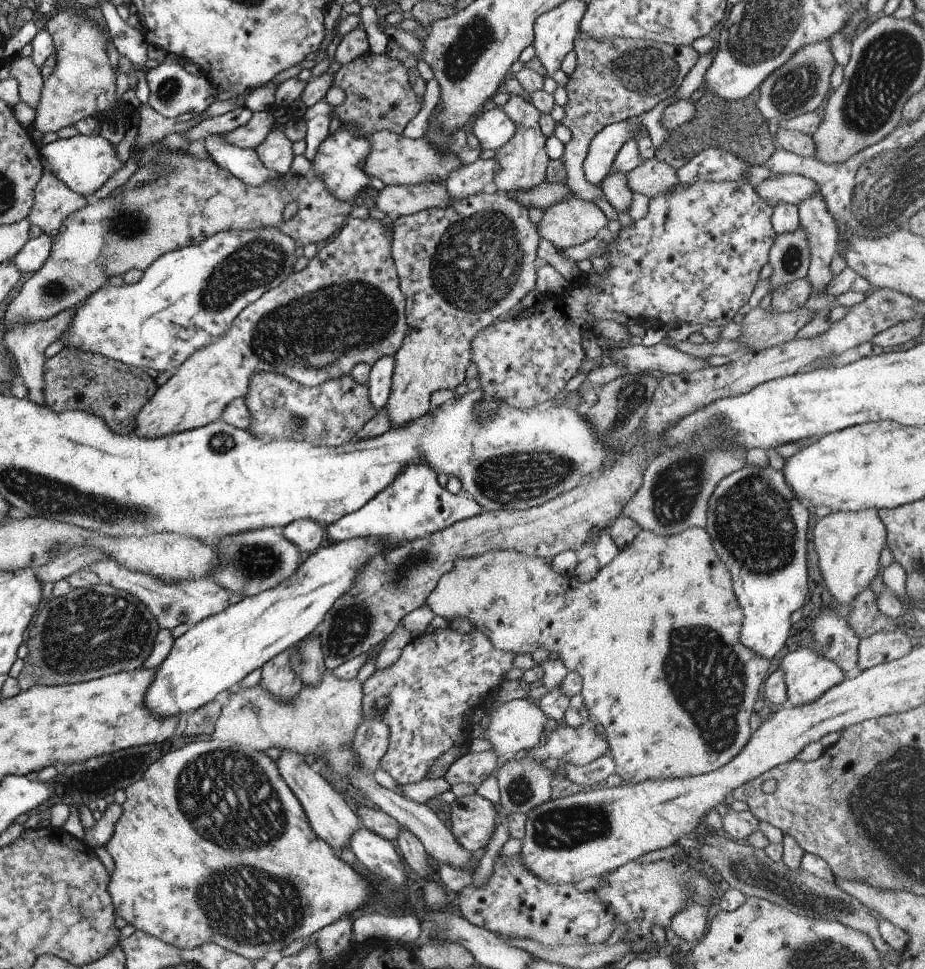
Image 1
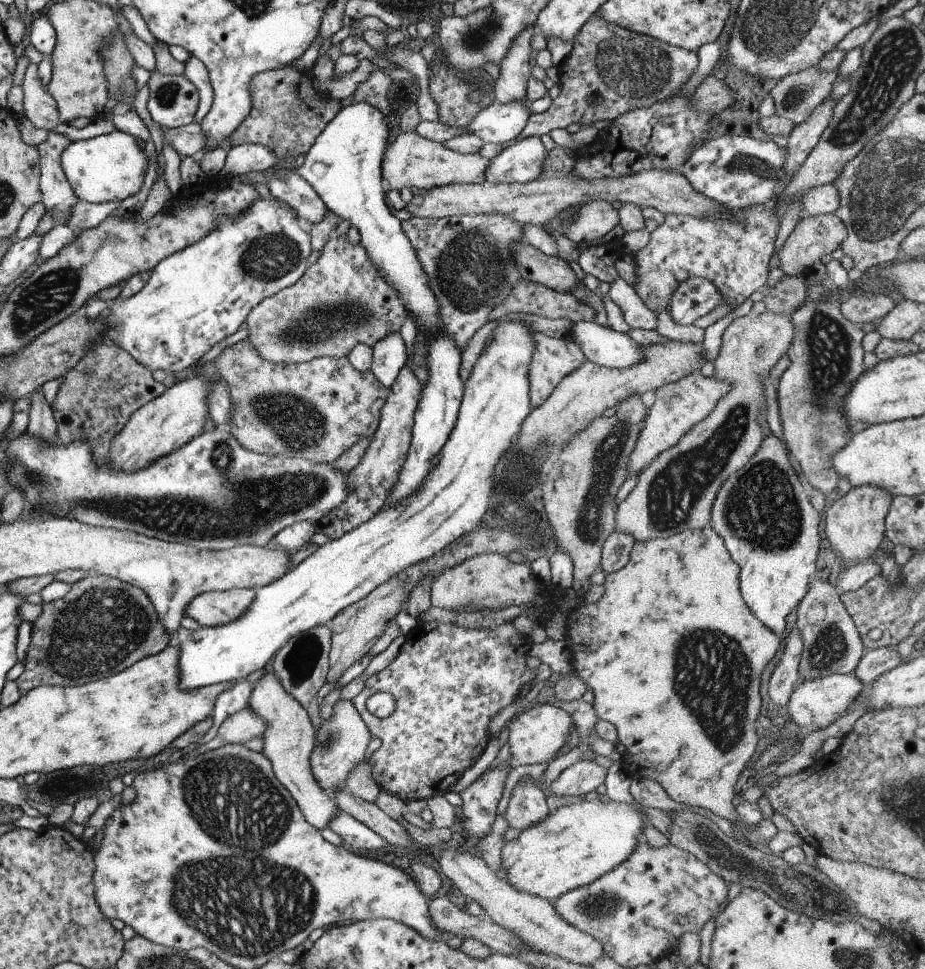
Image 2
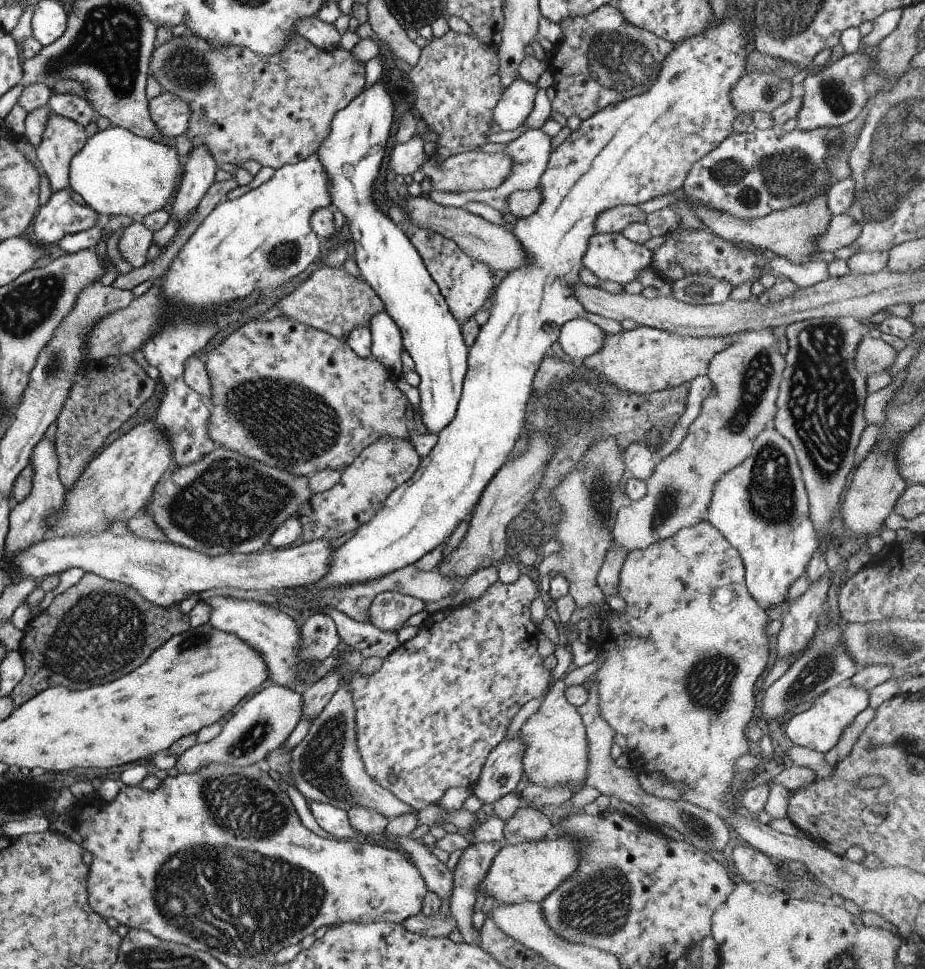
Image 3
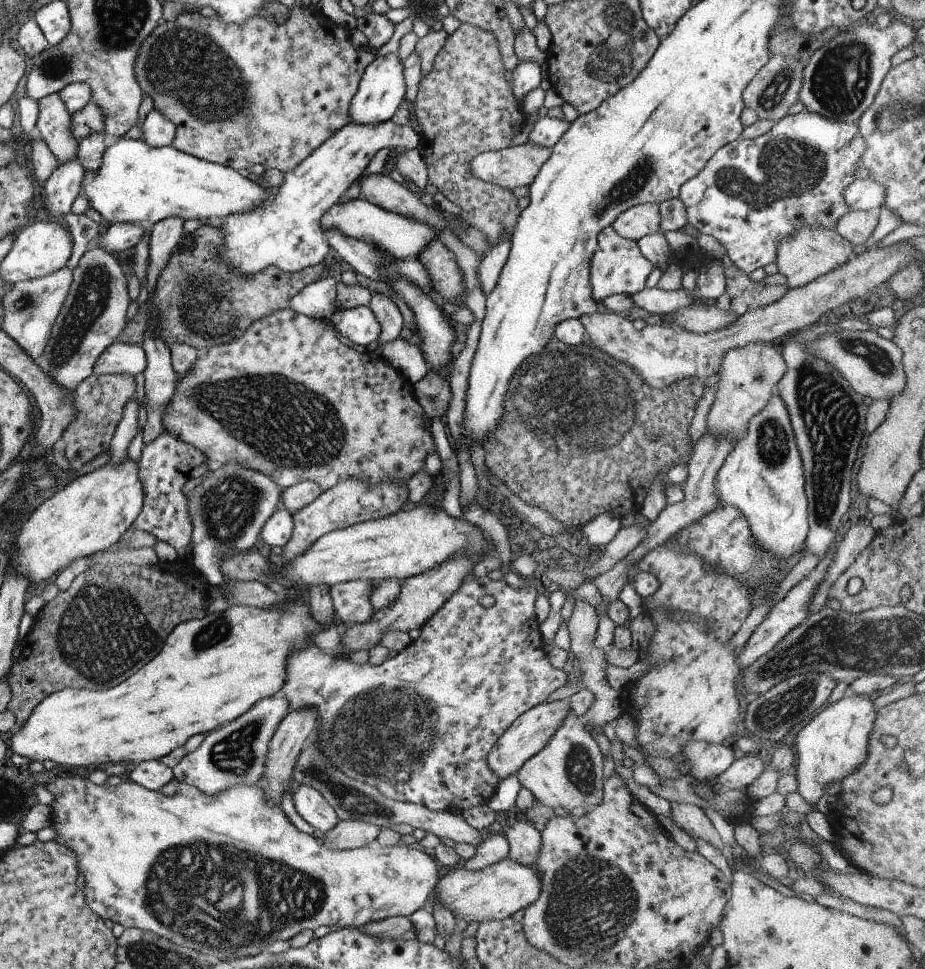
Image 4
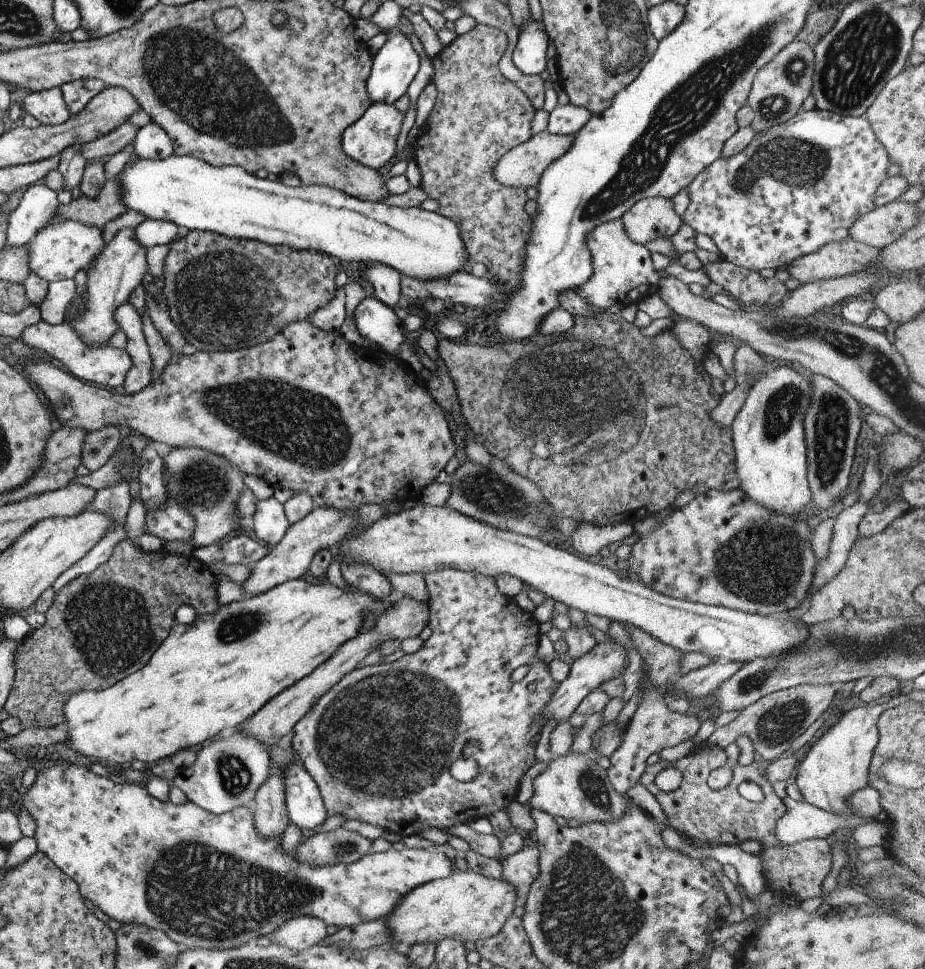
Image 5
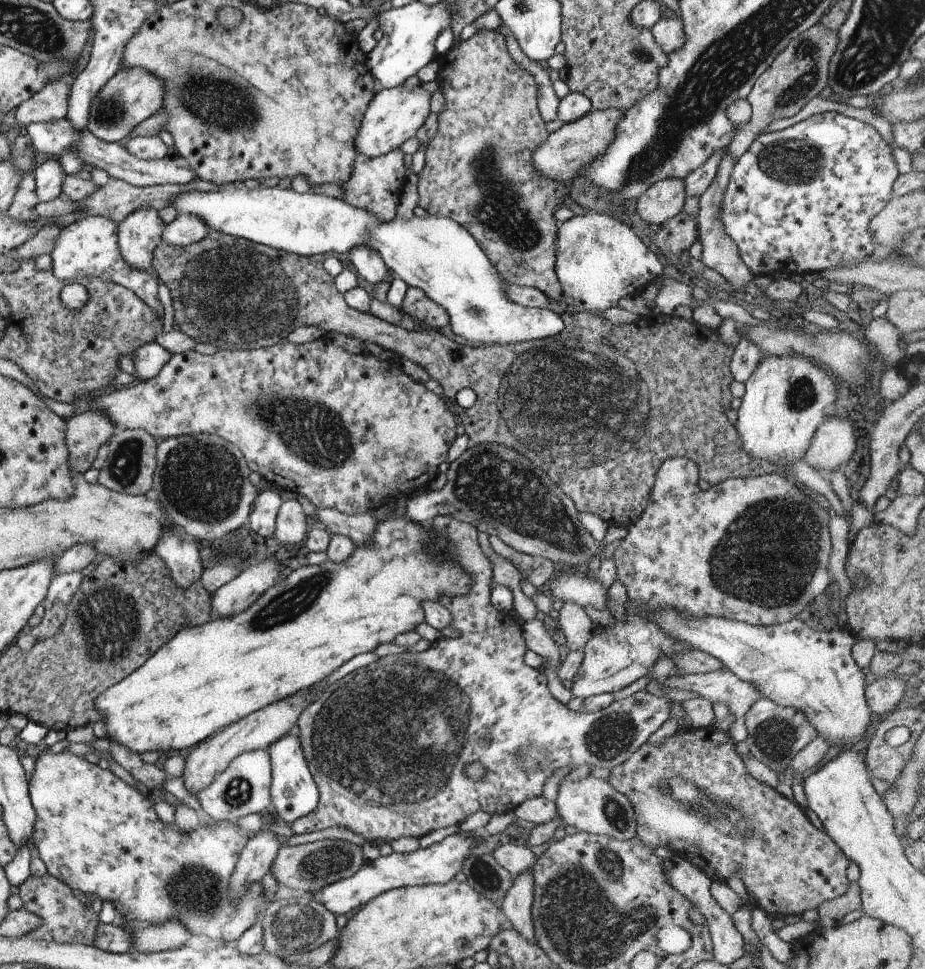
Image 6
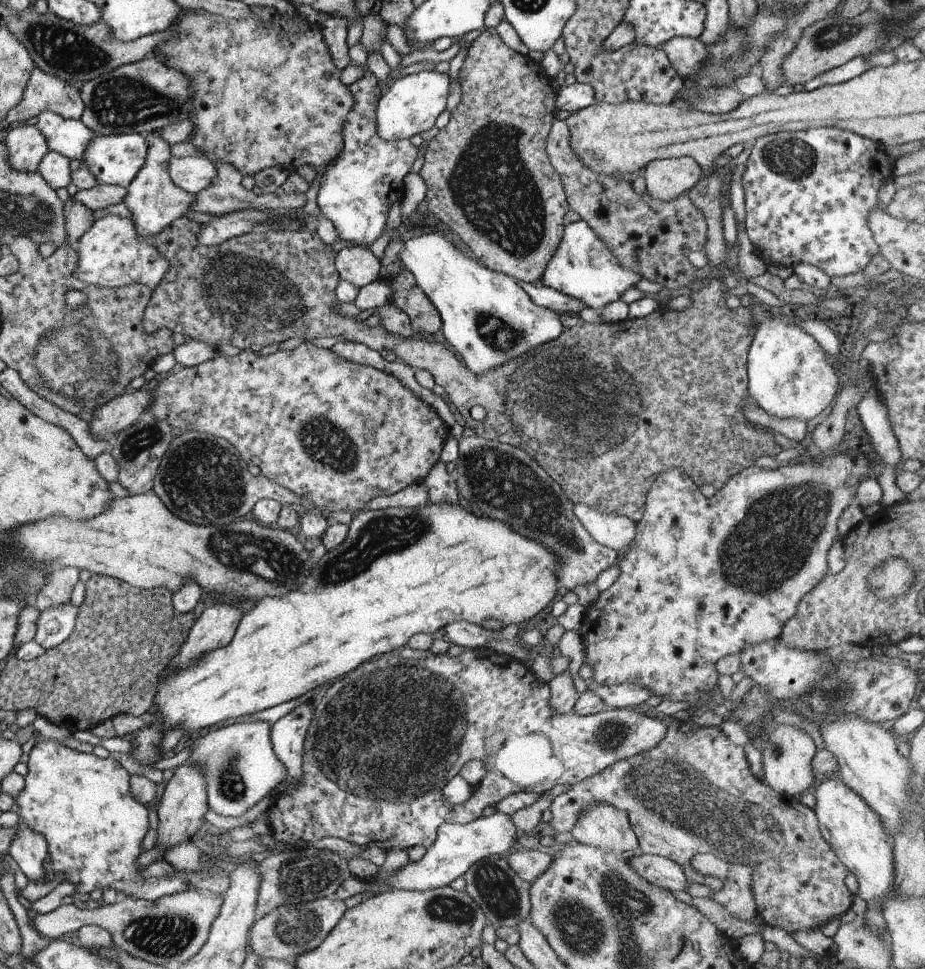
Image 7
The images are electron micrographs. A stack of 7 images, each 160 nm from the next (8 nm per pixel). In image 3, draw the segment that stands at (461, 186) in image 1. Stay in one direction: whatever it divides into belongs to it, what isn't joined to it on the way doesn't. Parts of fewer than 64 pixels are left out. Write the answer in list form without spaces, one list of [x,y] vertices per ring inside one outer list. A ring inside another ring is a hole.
[[[533,129],[523,132],[519,138],[507,143],[503,154],[507,154],[507,156],[511,158],[511,174],[495,189],[460,193],[446,193],[433,190],[429,193],[429,199],[439,206],[454,208],[460,208],[467,202],[487,204],[487,206],[490,206],[493,210],[497,210],[497,212],[501,213],[505,220],[505,224],[502,226],[503,229],[507,230],[507,232],[512,232],[517,218],[511,215],[507,210],[507,196],[509,196],[511,192],[535,189],[539,185],[539,178],[541,178],[541,174],[545,172],[547,162],[549,162],[549,154],[551,154],[550,140],[551,138],[547,136],[545,132],[542,132],[540,129]]]

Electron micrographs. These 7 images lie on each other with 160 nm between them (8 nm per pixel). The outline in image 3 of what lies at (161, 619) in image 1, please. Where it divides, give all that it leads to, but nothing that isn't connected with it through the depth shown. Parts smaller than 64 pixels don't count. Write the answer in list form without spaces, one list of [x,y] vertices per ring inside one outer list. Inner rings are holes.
[[[211,596],[211,598],[206,598],[203,601],[210,607],[207,624],[213,626],[215,630],[237,636],[237,639],[245,642],[249,648],[255,650],[265,662],[269,683],[302,694],[309,689],[313,682],[319,680],[321,676],[325,676],[333,668],[335,663],[333,655],[317,662],[317,666],[315,666],[315,662],[311,662],[311,664],[301,662],[297,658],[297,648],[301,646],[300,628],[297,628],[297,624],[287,614],[270,608],[269,604],[229,596]]]

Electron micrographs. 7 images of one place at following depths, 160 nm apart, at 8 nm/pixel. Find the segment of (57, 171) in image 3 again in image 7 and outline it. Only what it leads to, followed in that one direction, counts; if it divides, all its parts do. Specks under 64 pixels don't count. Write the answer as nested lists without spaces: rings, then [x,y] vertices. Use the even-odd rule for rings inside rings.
[[[34,66],[19,102],[5,113],[4,119],[7,124],[22,124],[41,111],[51,111],[61,118],[77,120],[83,109],[79,88]]]

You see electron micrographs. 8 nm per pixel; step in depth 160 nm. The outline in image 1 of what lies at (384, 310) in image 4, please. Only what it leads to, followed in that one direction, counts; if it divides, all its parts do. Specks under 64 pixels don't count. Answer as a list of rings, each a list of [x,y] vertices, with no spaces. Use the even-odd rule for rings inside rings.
[[[394,355],[379,357],[371,366],[368,374],[368,399],[377,411],[385,406],[390,393],[390,384],[394,369]]]

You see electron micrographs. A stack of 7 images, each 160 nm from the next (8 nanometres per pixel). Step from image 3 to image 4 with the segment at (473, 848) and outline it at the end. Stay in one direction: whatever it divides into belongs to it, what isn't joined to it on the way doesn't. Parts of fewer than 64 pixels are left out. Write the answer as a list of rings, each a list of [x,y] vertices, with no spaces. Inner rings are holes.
[[[493,834],[481,841],[476,847],[475,854],[471,859],[460,862],[459,865],[469,870],[481,870],[488,865],[499,862],[508,856],[508,842],[501,834]]]

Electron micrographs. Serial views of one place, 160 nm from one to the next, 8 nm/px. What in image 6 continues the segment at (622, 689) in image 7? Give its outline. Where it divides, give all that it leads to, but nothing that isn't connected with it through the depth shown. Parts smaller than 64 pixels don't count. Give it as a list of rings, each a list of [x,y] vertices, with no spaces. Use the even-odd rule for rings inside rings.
[[[720,670],[708,673],[670,675],[657,683],[660,687],[697,692],[700,694],[699,697],[703,697],[711,704],[721,701],[728,710],[735,713],[735,718],[744,716],[744,712],[760,698],[759,692],[751,683],[739,680],[731,672]]]

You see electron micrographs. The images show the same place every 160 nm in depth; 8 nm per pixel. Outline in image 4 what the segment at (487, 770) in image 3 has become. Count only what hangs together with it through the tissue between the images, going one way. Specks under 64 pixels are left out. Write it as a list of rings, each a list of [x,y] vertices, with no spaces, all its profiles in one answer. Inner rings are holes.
[[[560,699],[552,702],[539,703],[523,714],[520,714],[497,739],[497,742],[487,753],[488,767],[502,781],[505,777],[517,772],[521,765],[537,751],[540,751],[550,740],[553,733],[558,729],[564,718],[570,713],[568,700]]]

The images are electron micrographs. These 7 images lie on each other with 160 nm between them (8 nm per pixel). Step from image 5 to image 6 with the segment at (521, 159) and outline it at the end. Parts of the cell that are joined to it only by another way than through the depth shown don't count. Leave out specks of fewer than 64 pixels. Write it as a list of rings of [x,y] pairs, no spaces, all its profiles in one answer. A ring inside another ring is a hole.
[[[591,109],[573,122],[568,122],[552,133],[548,134],[537,150],[533,151],[531,166],[536,173],[549,177],[554,181],[570,182],[578,171],[583,171],[614,139],[614,127],[621,120],[625,109]]]

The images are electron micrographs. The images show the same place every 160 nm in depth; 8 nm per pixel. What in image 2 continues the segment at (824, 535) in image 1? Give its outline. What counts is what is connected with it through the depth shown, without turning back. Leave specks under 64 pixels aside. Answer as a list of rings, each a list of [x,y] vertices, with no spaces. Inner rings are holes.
[[[861,485],[851,487],[844,496],[834,500],[825,512],[826,539],[833,550],[840,555],[841,566],[848,567],[855,560],[867,558],[879,548],[879,542],[884,536],[884,518],[890,507],[892,496],[883,489],[877,489],[873,485]]]

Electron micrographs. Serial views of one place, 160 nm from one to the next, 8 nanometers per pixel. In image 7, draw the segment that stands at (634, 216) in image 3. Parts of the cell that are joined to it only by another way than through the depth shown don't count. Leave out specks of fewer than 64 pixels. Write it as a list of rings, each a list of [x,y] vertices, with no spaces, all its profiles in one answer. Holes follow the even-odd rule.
[[[687,155],[653,159],[644,166],[645,196],[668,201],[685,193],[699,180],[702,170]]]

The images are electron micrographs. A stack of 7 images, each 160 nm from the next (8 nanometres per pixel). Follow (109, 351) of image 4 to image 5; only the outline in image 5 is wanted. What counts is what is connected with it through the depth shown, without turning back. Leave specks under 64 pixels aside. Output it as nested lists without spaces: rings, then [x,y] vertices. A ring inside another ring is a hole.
[[[40,320],[37,324],[25,326],[21,331],[20,340],[24,344],[47,352],[47,354],[53,356],[55,363],[88,384],[117,388],[117,386],[122,385],[124,374],[131,366],[131,359],[124,350],[112,347],[86,347],[82,340],[77,338],[74,328],[67,322],[49,325],[45,321]]]

